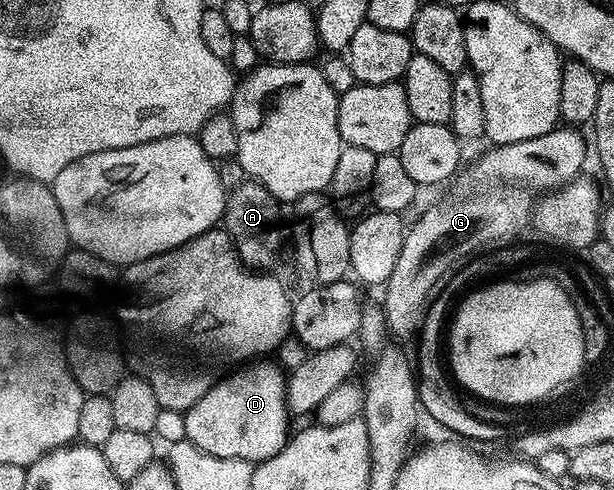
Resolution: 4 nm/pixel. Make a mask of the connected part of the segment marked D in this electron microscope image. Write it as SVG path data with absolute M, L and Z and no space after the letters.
M249 362L228 374L185 413L185 439L220 458L249 460L254 466L270 460L289 441L291 413L285 405L286 373L276 363Z

